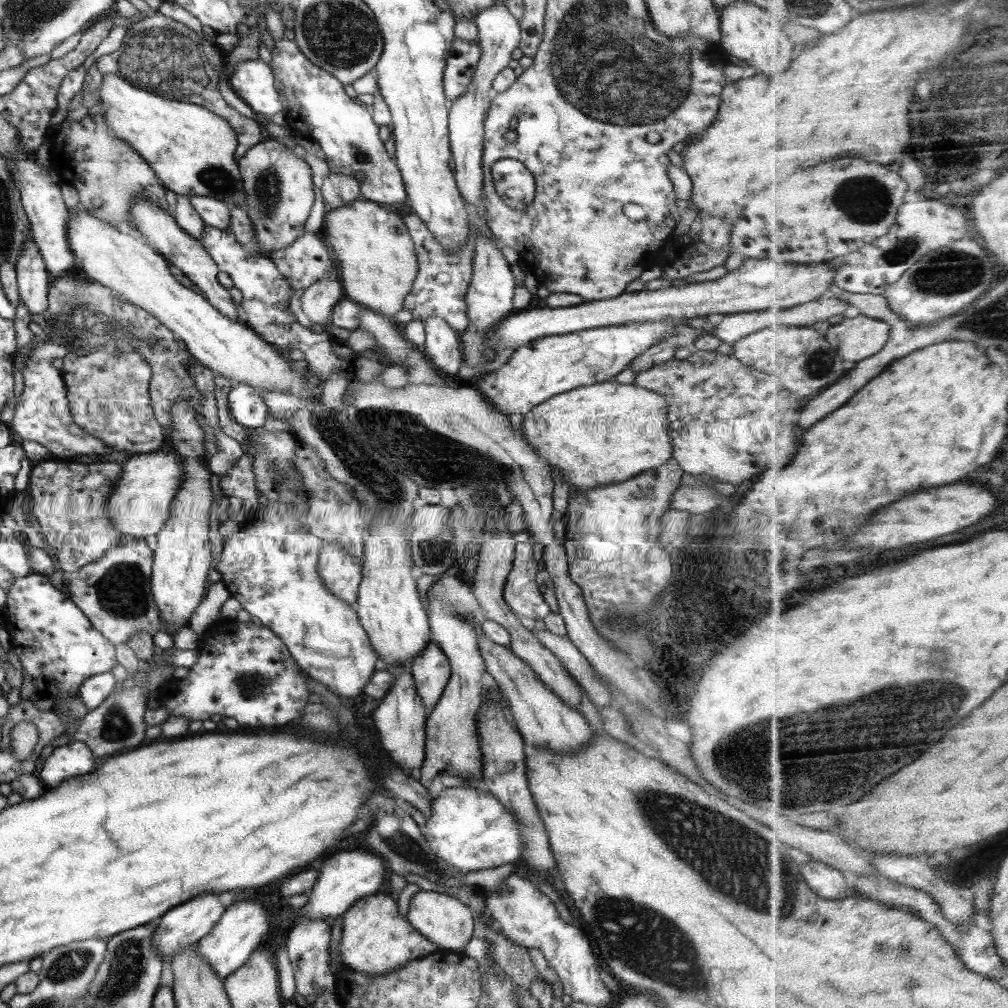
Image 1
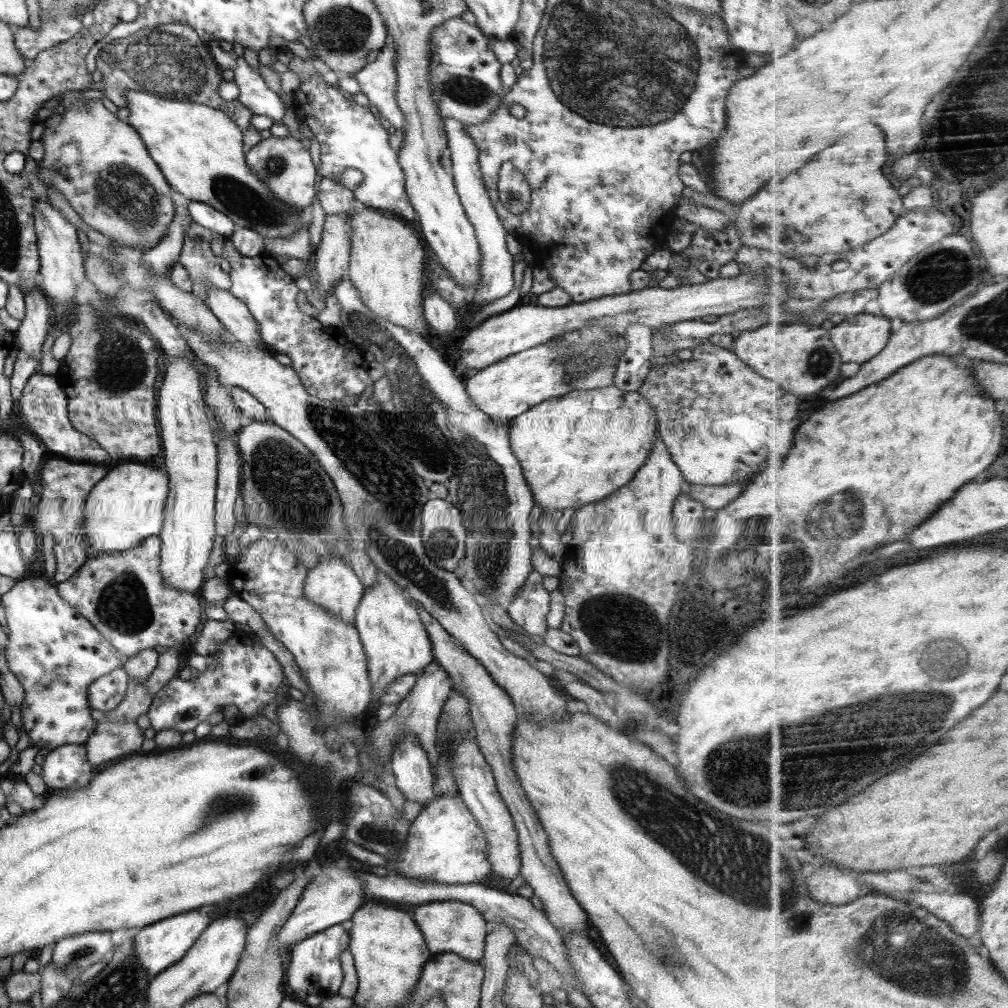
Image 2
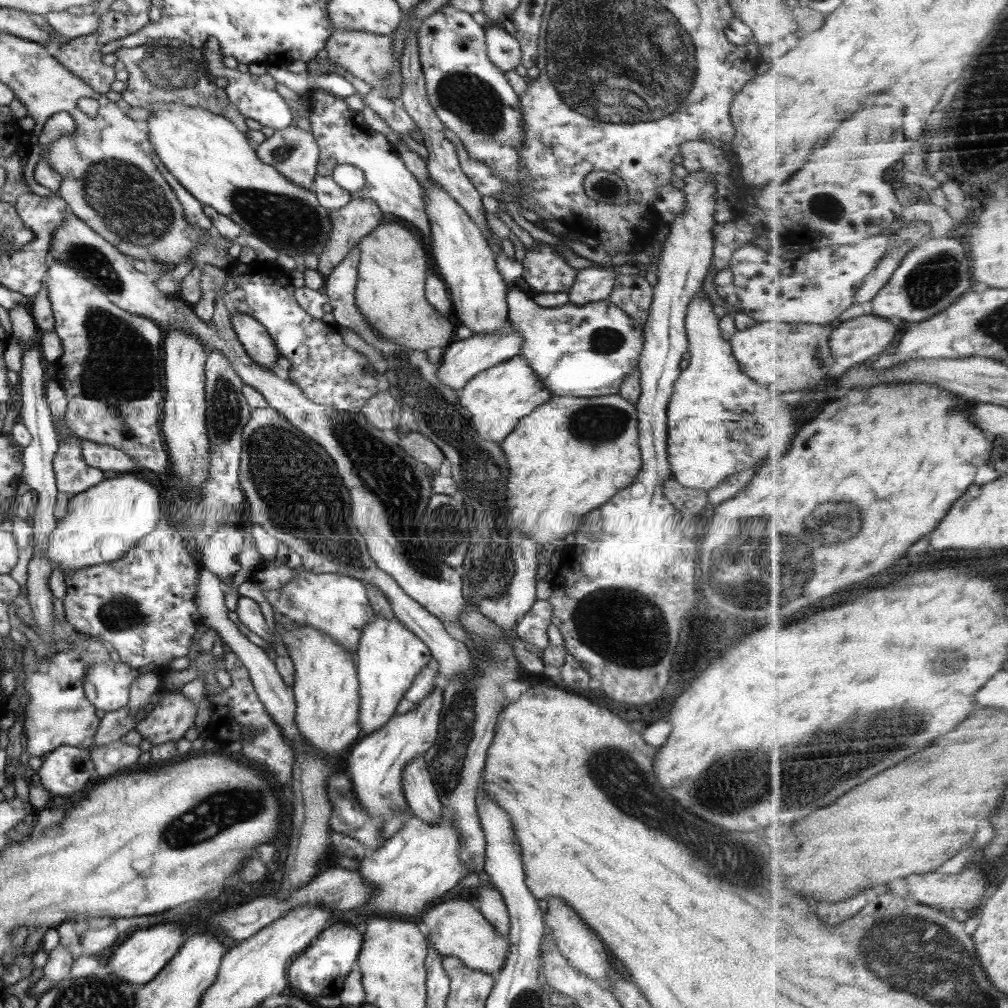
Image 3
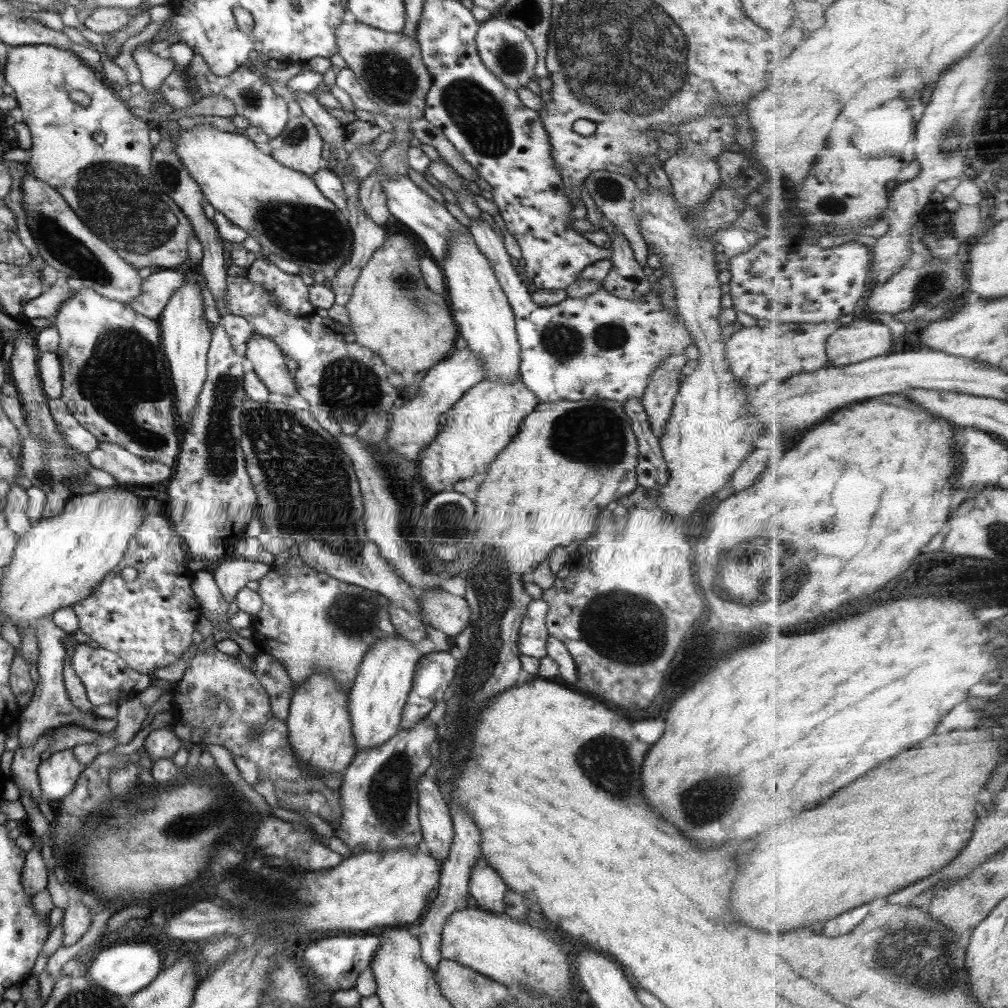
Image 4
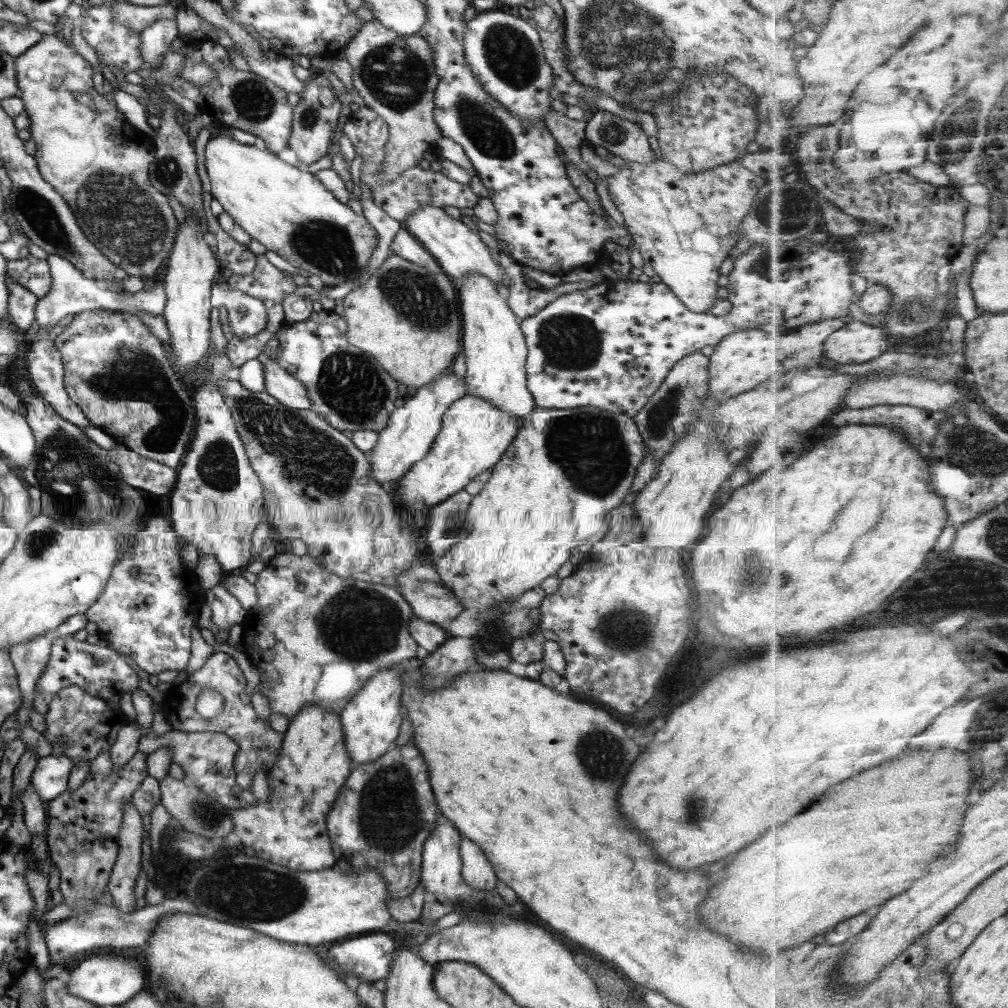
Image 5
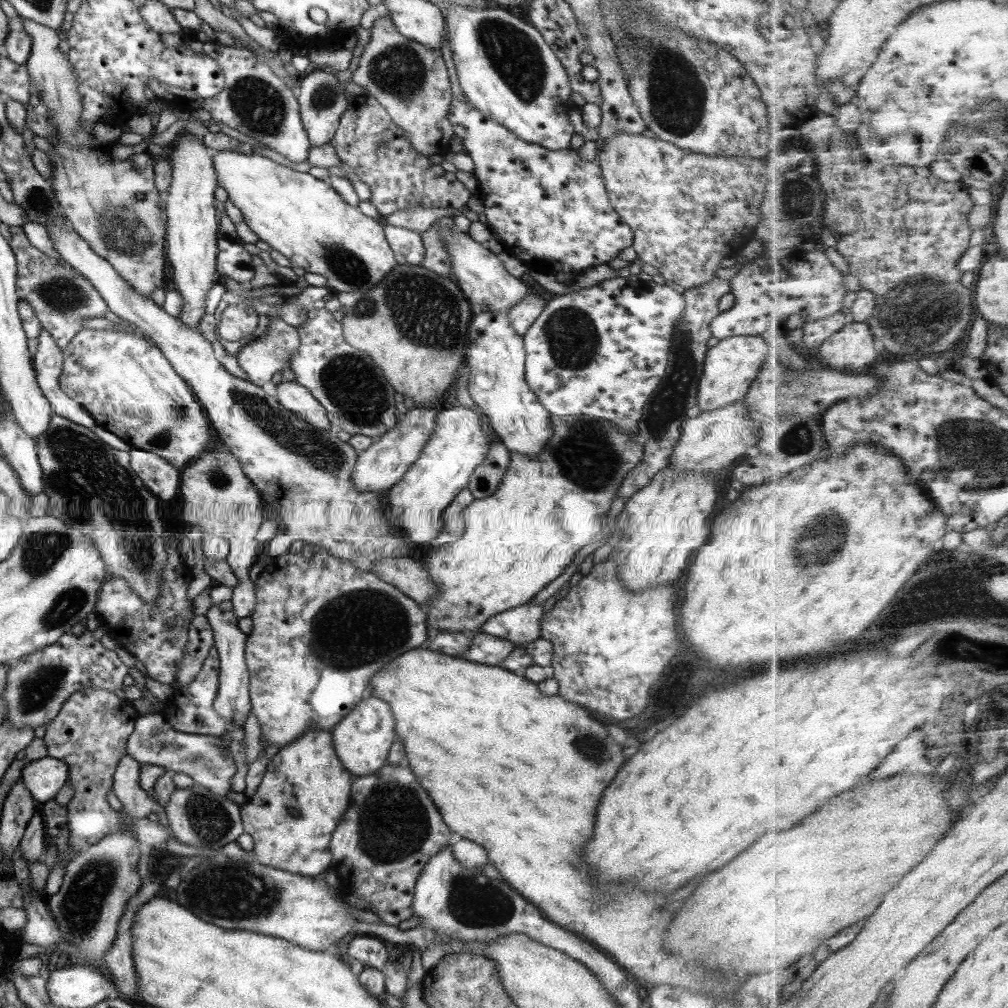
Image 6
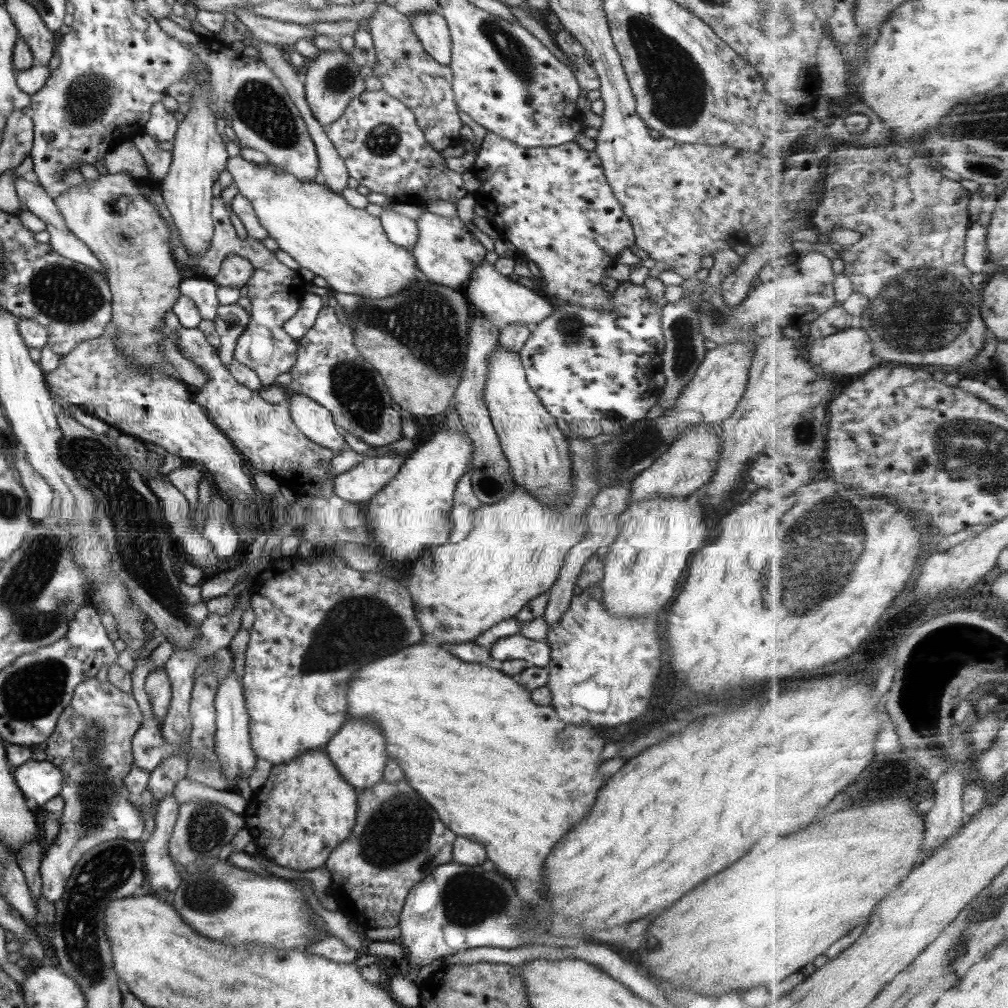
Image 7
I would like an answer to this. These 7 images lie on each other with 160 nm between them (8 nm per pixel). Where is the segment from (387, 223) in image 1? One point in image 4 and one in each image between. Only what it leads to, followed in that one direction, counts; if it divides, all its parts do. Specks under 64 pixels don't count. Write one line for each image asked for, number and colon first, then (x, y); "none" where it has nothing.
2: (387, 266)
3: (393, 266)
4: (392, 311)

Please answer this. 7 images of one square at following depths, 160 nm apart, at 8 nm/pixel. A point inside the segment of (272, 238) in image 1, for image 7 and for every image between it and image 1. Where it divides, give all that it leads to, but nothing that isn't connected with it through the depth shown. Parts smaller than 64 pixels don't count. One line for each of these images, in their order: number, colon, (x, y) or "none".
2: (284, 165)
3: (294, 153)
4: (299, 147)
5: (315, 118)
6: (322, 101)
7: (332, 80)

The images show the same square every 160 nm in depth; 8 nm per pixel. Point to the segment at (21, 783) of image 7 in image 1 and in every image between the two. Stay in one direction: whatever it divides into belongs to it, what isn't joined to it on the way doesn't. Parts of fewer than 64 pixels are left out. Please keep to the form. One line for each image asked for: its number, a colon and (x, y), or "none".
1: (73, 758)
2: (65, 765)
3: (67, 769)
4: (58, 773)
5: (51, 775)
6: (45, 777)

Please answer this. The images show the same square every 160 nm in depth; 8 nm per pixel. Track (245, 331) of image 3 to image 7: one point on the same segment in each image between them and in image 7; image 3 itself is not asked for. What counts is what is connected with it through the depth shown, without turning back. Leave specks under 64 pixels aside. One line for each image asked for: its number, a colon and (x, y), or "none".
4: (266, 356)
5: (288, 390)
6: (297, 398)
7: (316, 422)

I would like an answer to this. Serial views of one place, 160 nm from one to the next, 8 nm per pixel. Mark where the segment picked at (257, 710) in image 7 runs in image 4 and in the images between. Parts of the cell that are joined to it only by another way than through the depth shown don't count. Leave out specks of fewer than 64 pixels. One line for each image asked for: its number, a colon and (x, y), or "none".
4: (309, 621)
5: (306, 617)
6: (323, 611)

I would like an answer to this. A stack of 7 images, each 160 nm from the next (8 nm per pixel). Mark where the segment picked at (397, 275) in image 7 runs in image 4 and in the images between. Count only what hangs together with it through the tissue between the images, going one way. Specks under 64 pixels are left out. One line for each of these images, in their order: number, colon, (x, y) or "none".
4: (283, 208)
5: (288, 210)
6: (303, 218)

